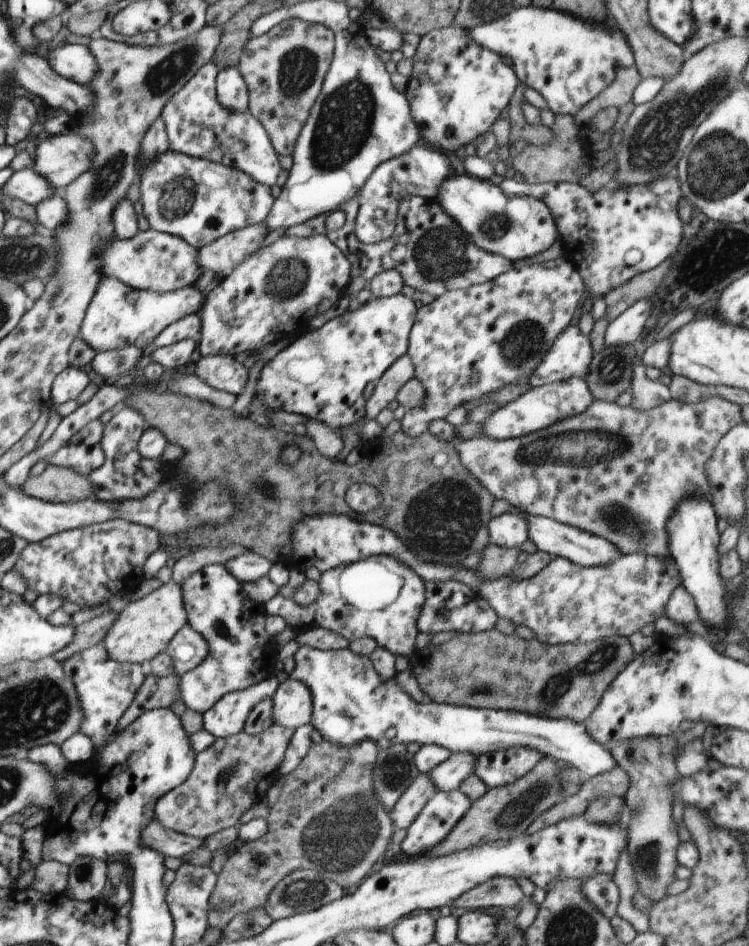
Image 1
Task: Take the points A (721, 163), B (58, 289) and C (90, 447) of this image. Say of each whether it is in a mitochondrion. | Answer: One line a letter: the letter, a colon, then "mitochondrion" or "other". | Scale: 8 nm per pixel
A: mitochondrion
B: mitochondrion
C: other

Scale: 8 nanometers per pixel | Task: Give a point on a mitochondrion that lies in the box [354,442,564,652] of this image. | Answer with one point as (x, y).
(443, 519)

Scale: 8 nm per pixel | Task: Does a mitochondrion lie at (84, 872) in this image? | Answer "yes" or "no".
yes

